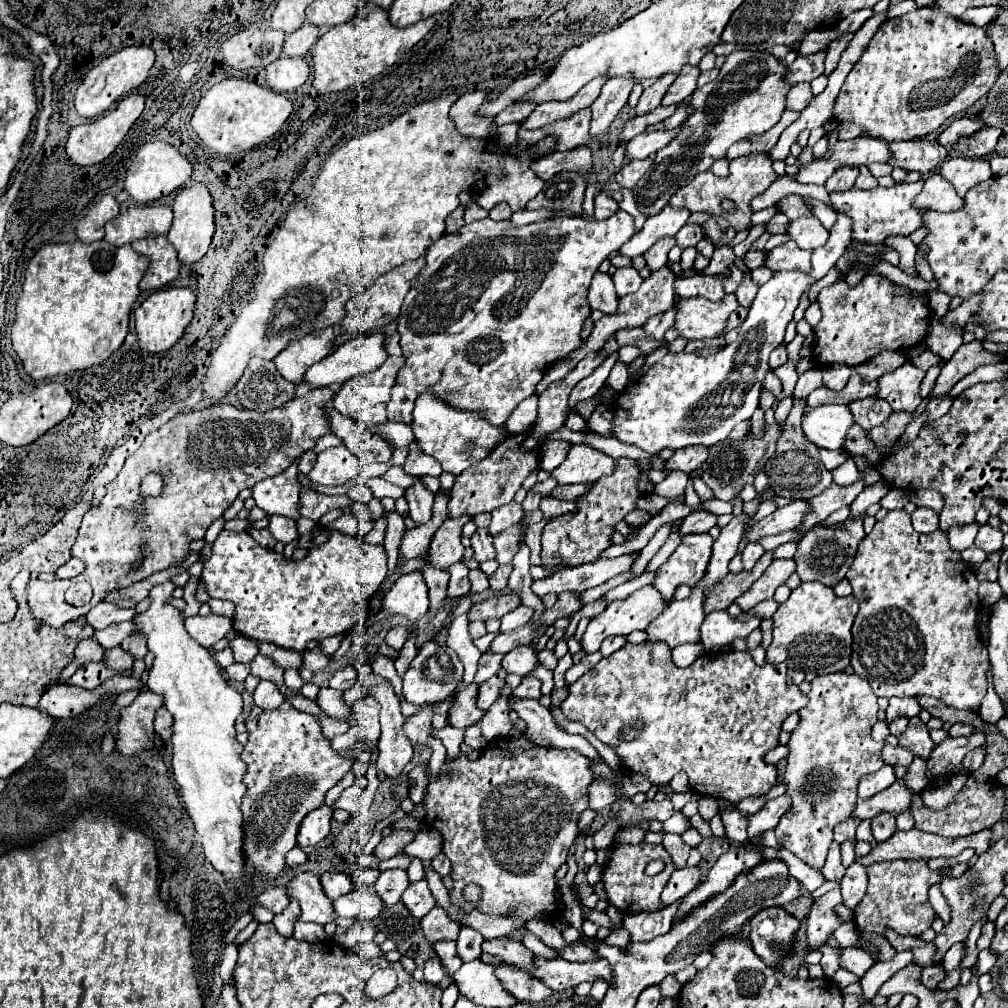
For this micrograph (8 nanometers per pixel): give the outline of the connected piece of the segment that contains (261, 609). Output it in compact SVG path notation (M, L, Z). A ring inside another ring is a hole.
M222 531L212 543L212 557L204 563L200 581L206 593L216 599L228 599L236 603L234 629L254 641L268 641L278 647L286 647L298 653L316 647L322 639L348 633L356 625L362 625L370 617L370 597L386 577L386 551L384 547L368 545L350 535L338 531L328 535L328 541L312 547L302 561L286 561L280 553L260 547L250 533Z

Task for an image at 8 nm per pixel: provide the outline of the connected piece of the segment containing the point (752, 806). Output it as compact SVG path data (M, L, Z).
M748 797L738 803L738 811L742 811L744 815L750 815L750 813L760 811L760 807L764 807L764 805L766 805L764 797Z

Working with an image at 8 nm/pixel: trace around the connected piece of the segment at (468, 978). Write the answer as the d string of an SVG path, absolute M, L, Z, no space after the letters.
M480 959L464 963L452 975L462 997L470 999L476 1005L484 1007L512 1007L516 999L502 987L500 979L494 973L492 965L482 963Z

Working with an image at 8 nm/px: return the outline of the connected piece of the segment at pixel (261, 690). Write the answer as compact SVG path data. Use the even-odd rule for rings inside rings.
M261 680L253 692L254 703L262 709L268 711L278 708L284 701L284 696L277 687L270 681Z

